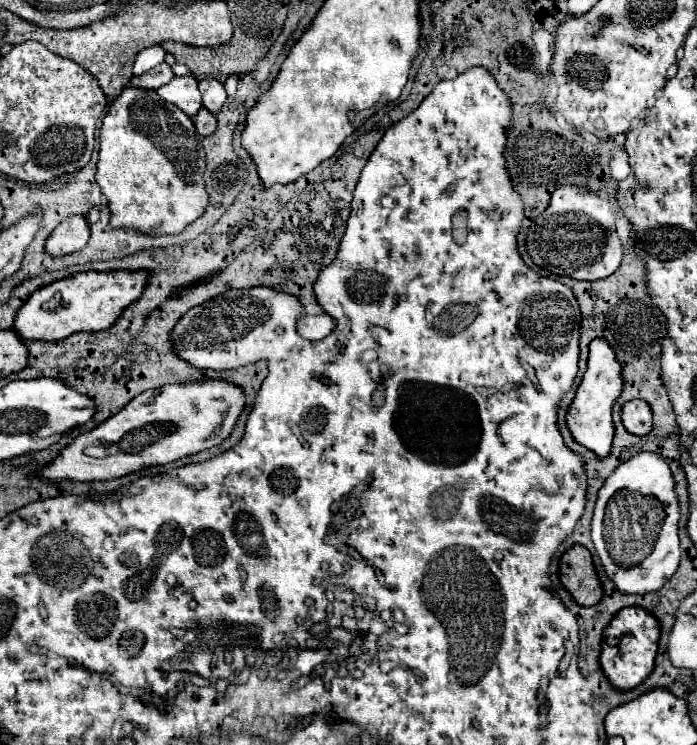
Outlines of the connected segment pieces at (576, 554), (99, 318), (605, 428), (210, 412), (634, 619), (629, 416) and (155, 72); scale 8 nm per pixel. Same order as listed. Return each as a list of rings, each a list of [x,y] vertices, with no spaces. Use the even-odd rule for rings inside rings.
[[[572,546],[562,554],[560,582],[580,606],[594,606],[602,598],[600,580],[584,546]]]
[[[78,272],[70,274],[68,278],[50,282],[42,288],[38,288],[34,294],[30,294],[24,302],[24,306],[16,312],[14,326],[18,336],[22,336],[24,342],[28,340],[64,340],[66,336],[74,332],[98,332],[110,328],[122,310],[140,298],[140,292],[146,288],[148,276],[144,272]],[[54,296],[60,296],[60,306],[56,310],[44,310],[42,304],[50,302]]]
[[[596,338],[590,342],[590,356],[588,356],[588,368],[582,376],[582,382],[576,390],[574,400],[568,406],[566,424],[572,432],[572,438],[594,452],[598,458],[606,458],[612,446],[614,438],[614,424],[612,424],[612,404],[622,392],[622,376],[620,376],[620,364],[616,362],[616,356],[606,340]]]
[[[206,380],[192,384],[168,384],[146,390],[130,400],[118,414],[110,416],[90,432],[76,436],[60,454],[44,466],[44,480],[96,482],[114,480],[148,466],[168,464],[178,458],[198,454],[226,440],[244,408],[244,394],[238,386],[224,380]],[[86,446],[106,448],[102,458],[84,454]]]
[[[624,608],[620,610],[614,620],[604,630],[604,636],[616,638],[616,646],[606,646],[600,652],[600,668],[604,676],[608,676],[608,682],[614,688],[620,688],[622,692],[636,688],[640,682],[648,678],[648,674],[654,668],[658,638],[660,638],[660,626],[654,616],[644,612],[642,608]]]
[[[630,400],[622,406],[622,424],[630,434],[646,436],[652,430],[652,410],[644,400]]]
[[[162,62],[162,64],[158,64],[156,68],[144,72],[144,76],[132,76],[130,82],[132,82],[132,86],[136,86],[136,88],[152,88],[152,90],[156,90],[156,88],[168,84],[172,78],[174,78],[174,74],[172,74],[170,66],[166,66],[166,64]]]

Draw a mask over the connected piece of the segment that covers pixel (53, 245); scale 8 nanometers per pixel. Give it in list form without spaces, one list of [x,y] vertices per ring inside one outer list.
[[[70,216],[60,222],[46,240],[46,252],[50,256],[72,254],[86,246],[90,238],[90,224],[86,216]]]

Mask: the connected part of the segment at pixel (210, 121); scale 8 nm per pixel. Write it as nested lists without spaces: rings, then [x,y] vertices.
[[[200,108],[200,112],[192,118],[194,126],[196,126],[196,132],[200,136],[210,136],[214,130],[216,130],[216,118],[214,114],[210,114],[206,108]]]

